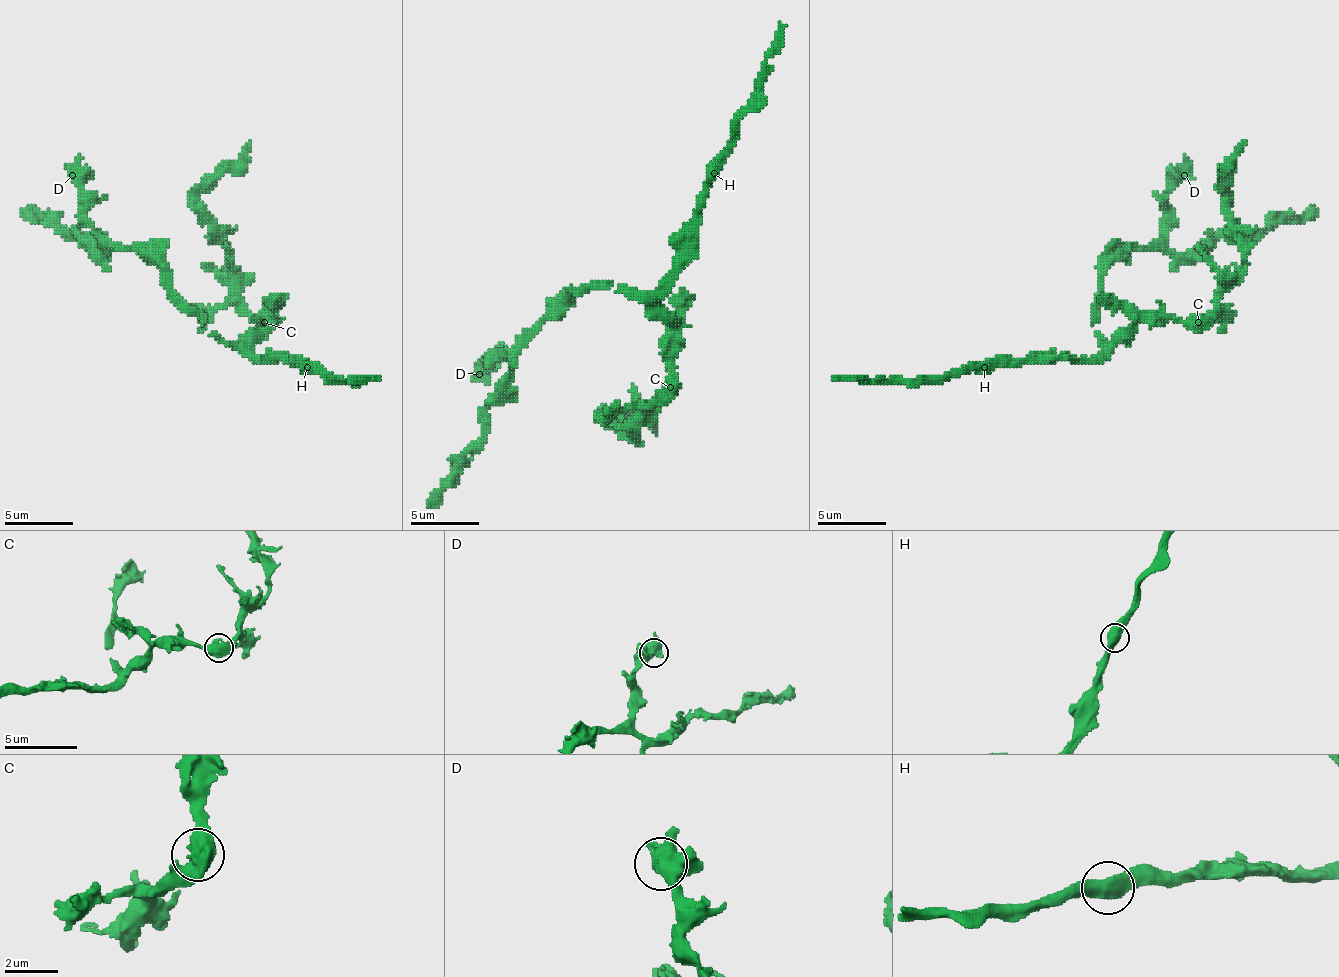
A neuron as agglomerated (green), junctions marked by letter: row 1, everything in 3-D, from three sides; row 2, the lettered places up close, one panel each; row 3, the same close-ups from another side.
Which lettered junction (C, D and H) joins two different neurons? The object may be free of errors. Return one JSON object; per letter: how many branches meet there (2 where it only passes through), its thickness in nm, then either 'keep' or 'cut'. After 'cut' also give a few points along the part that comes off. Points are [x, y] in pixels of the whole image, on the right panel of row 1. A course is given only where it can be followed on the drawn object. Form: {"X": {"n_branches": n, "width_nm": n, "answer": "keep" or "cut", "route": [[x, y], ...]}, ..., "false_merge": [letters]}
{"C": {"n_branches": 2, "width_nm": 650, "answer": "keep"}, "D": {"n_branches": 2, "width_nm": 700, "answer": "keep"}, "H": {"n_branches": 2, "width_nm": 650, "answer": "keep"}, "false_merge": []}

